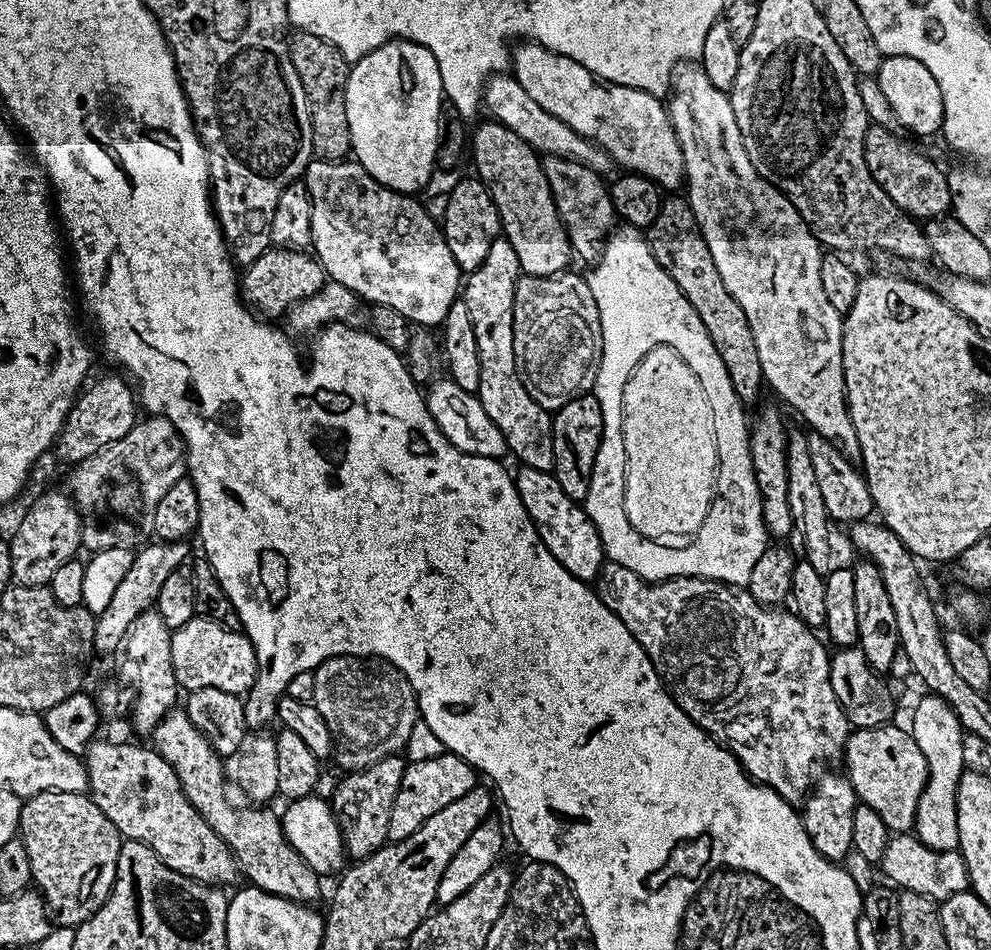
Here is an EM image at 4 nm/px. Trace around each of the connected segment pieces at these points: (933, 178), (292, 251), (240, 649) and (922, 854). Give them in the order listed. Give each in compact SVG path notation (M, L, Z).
M872 124L868 129L864 157L874 174L874 182L890 194L898 207L913 218L943 216L952 208L952 195L945 169L940 169L928 156L923 156L912 144L907 144L902 135Z
M273 246L243 269L239 286L243 303L247 304L257 317L276 318L272 316L283 317L293 304L301 304L318 294L324 289L325 283L324 267L315 255L295 248Z
M197 615L186 622L186 626L172 632L170 658L177 685L184 690L214 686L214 690L226 690L240 696L252 689L258 674L254 646L243 631L225 628L218 621L202 615Z
M896 834L889 839L886 850L878 862L878 868L897 889L929 896L931 900L943 902L959 892L969 891L968 871L966 862L960 857L959 851L942 852L921 842L915 834Z

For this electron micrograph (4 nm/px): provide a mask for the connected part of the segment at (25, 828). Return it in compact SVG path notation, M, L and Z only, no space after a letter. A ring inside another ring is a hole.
M43 792L27 797L20 806L19 839L26 846L30 858L32 884L35 891L44 897L53 925L62 928L75 928L86 922L106 902L116 881L116 867L122 837L120 831L98 810L91 795L82 792Z

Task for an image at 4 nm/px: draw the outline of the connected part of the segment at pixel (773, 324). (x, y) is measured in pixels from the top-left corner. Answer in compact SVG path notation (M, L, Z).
M684 66L675 73L671 96L666 107L668 117L676 131L684 155L686 199L698 218L698 226L710 246L710 258L722 274L726 290L742 306L750 330L754 330L754 343L758 345L758 358L762 362L764 383L773 388L794 411L809 424L811 431L840 448L844 456L860 455L860 443L848 413L848 396L844 392L844 367L842 366L842 313L834 310L822 290L820 257L822 245L808 228L791 202L766 178L754 170L754 162L746 154L742 130L734 118L734 106L729 93L718 90L710 83L703 68Z

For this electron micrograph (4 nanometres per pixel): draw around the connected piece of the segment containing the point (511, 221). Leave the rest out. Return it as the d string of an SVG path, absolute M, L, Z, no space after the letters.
M495 122L480 124L476 133L470 136L470 160L476 163L475 175L488 186L488 192L496 203L500 215L502 235L508 239L510 246L518 253L521 273L529 276L554 276L569 267L570 245L568 234L564 231L564 223L560 221L558 210L554 206L554 198L550 186L546 182L544 165L536 149L531 148L514 130Z

